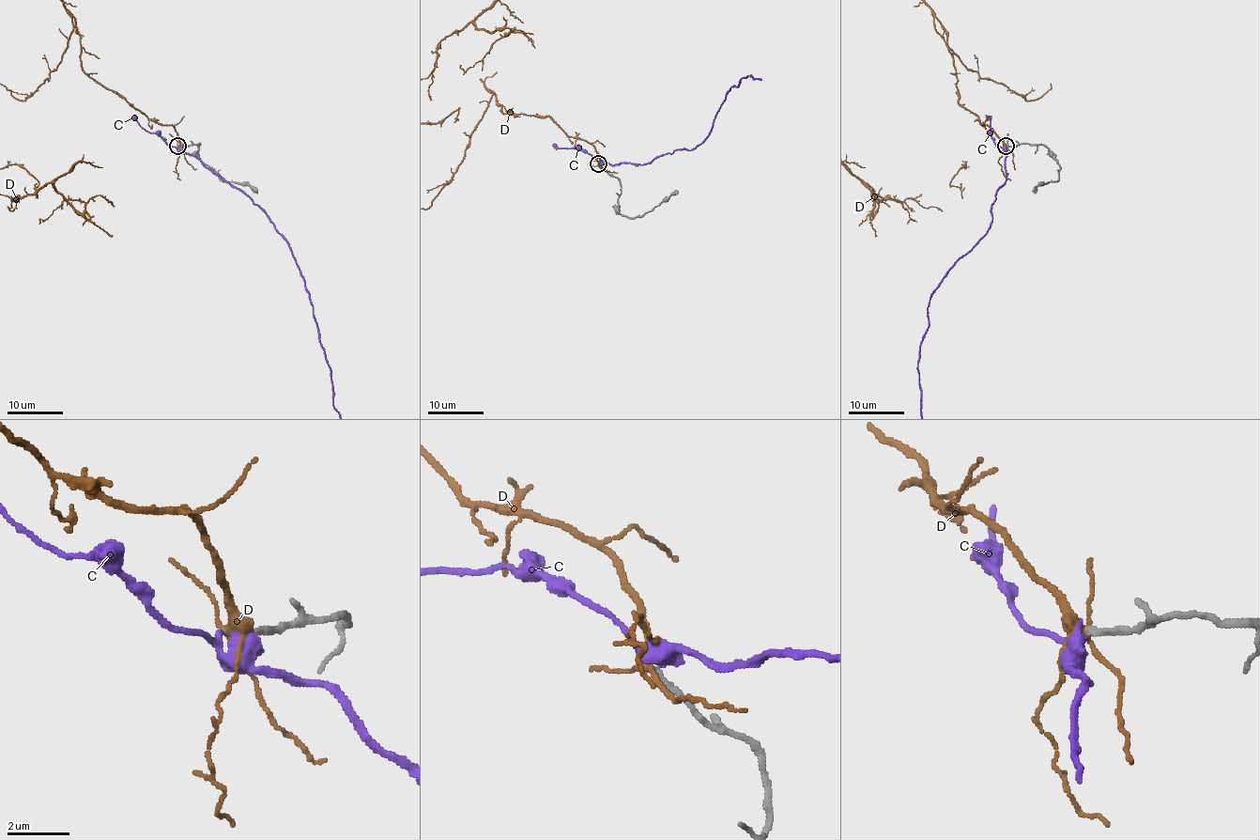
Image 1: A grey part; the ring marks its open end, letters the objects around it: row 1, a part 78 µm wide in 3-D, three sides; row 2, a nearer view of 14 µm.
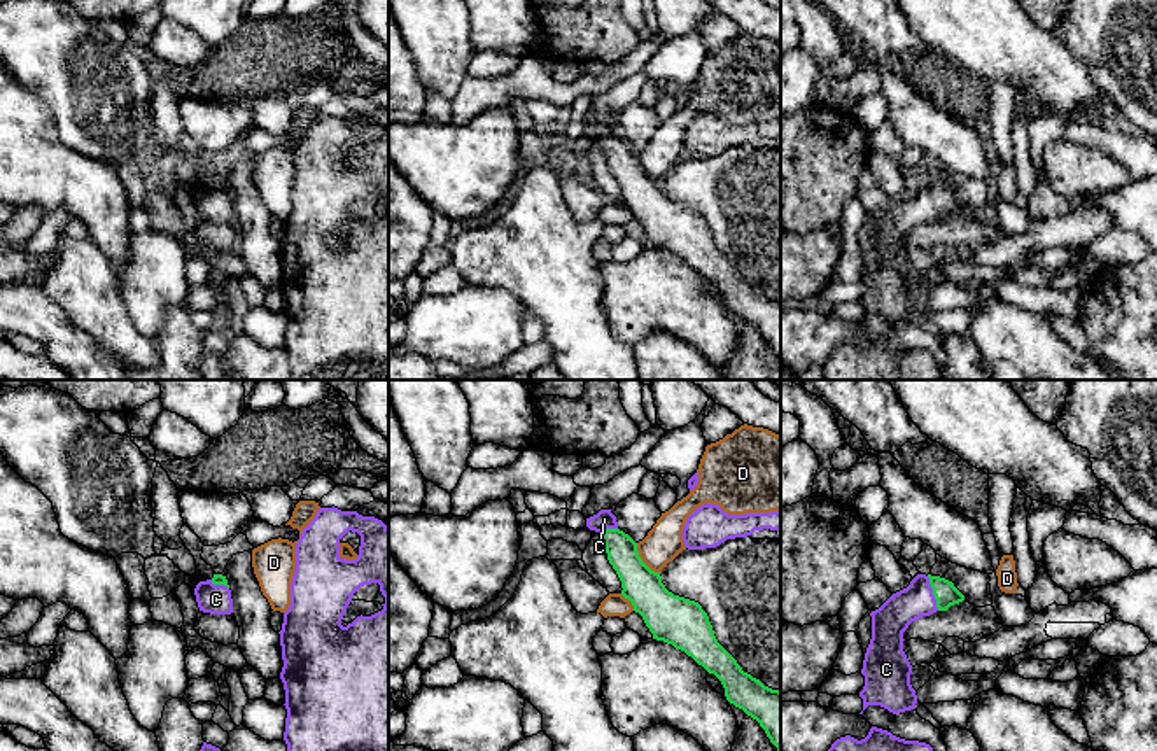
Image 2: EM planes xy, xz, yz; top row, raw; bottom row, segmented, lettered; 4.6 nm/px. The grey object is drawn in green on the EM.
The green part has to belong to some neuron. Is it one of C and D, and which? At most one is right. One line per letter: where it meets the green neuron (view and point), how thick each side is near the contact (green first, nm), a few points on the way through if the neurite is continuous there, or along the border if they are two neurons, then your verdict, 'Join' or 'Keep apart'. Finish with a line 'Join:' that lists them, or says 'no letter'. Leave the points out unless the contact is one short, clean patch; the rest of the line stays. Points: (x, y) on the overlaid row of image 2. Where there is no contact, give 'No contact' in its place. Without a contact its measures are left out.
C: Touches green at yz (933, 594). Thickness 110 nm (green) against 160 nm. Path across: yz (944, 590), (933, 594), (904, 606), (888, 622). Join
D: Touches green at xz (641, 561). Thickness 190 nm (green) against 170 nm. Boundary: xz (636, 543), (638, 555), (659, 573). Keep apart
Join: C

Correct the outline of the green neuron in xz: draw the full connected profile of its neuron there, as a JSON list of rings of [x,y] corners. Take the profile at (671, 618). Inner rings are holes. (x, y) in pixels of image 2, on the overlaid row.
[[[611,509],[586,518],[586,527],[600,534],[607,560],[628,599],[653,634],[653,639],[684,651],[709,674],[714,674],[730,704],[756,719],[770,742],[781,751],[781,691],[744,672],[718,642],[707,613],[695,600],[674,595],[637,551],[637,543],[618,529]]]

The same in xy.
[[[214,574],[212,579],[200,581],[194,588],[200,611],[210,614],[231,614],[233,599],[226,576]]]

